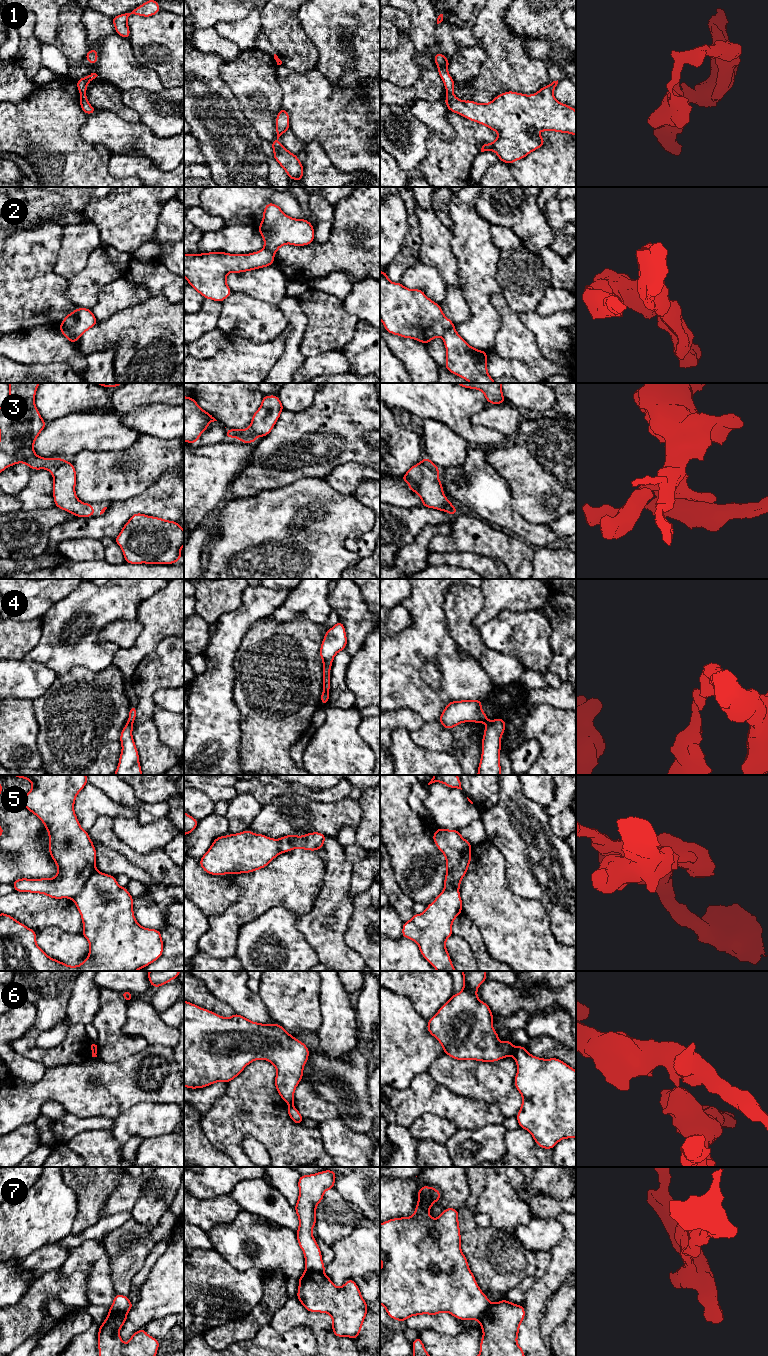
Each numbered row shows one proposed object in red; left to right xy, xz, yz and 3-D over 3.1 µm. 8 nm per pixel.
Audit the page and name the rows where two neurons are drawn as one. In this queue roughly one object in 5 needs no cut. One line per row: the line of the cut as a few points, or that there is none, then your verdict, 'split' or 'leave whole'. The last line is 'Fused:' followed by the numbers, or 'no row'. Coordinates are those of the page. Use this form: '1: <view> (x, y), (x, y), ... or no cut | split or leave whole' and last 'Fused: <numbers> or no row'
1: xy (85, 92), (81, 94) | split
2: xy (59, 326), (76, 339) | split
3: yz (421, 461), (437, 475) | split
4: xz (323, 690), (328, 693) | split
5: xy (96, 870), (86, 881), (84, 887), (72, 898) | split
6: xz (292, 1104), (289, 1106) | split
7: xy (109, 1310), (126, 1314) | split
Fused: 1, 2, 3, 4, 5, 6, 7

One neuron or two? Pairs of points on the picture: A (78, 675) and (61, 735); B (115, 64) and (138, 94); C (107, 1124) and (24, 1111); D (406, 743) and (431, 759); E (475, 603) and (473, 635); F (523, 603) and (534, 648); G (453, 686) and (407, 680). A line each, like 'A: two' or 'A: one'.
A: one
B: two
C: two
D: one
E: one
F: two
G: one

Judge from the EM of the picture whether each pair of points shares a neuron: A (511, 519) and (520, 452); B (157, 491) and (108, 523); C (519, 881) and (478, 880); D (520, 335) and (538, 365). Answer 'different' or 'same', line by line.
A: different
B: same
C: different
D: same

